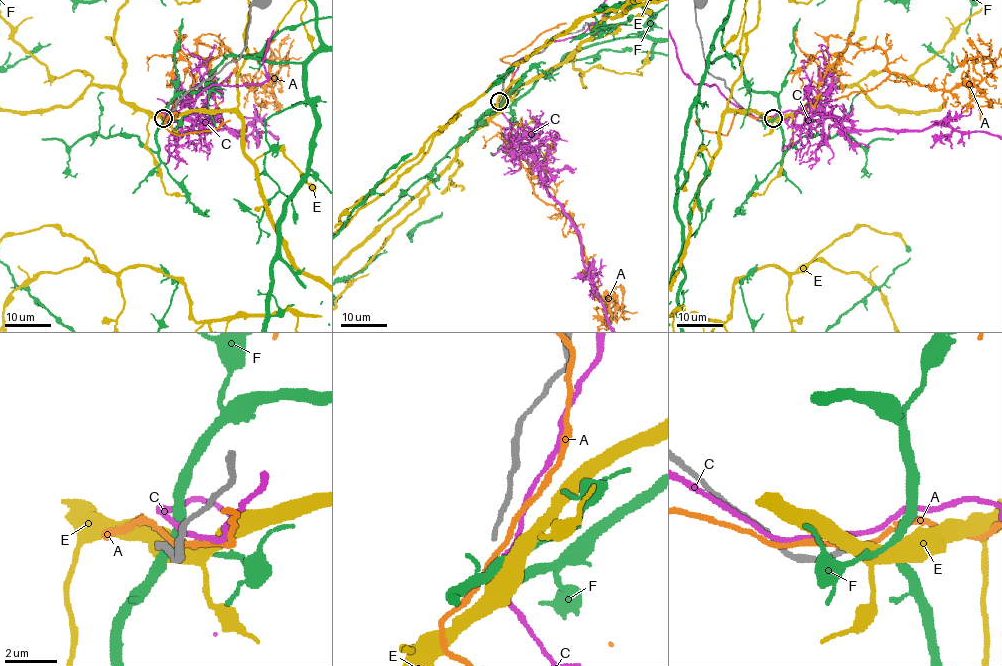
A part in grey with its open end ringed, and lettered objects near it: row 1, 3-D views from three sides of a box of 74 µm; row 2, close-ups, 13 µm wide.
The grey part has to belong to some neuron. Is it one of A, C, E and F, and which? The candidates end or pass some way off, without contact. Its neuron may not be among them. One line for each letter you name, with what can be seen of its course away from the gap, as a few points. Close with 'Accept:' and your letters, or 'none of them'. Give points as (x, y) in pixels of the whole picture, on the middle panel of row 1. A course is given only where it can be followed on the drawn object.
Accept: none of them

